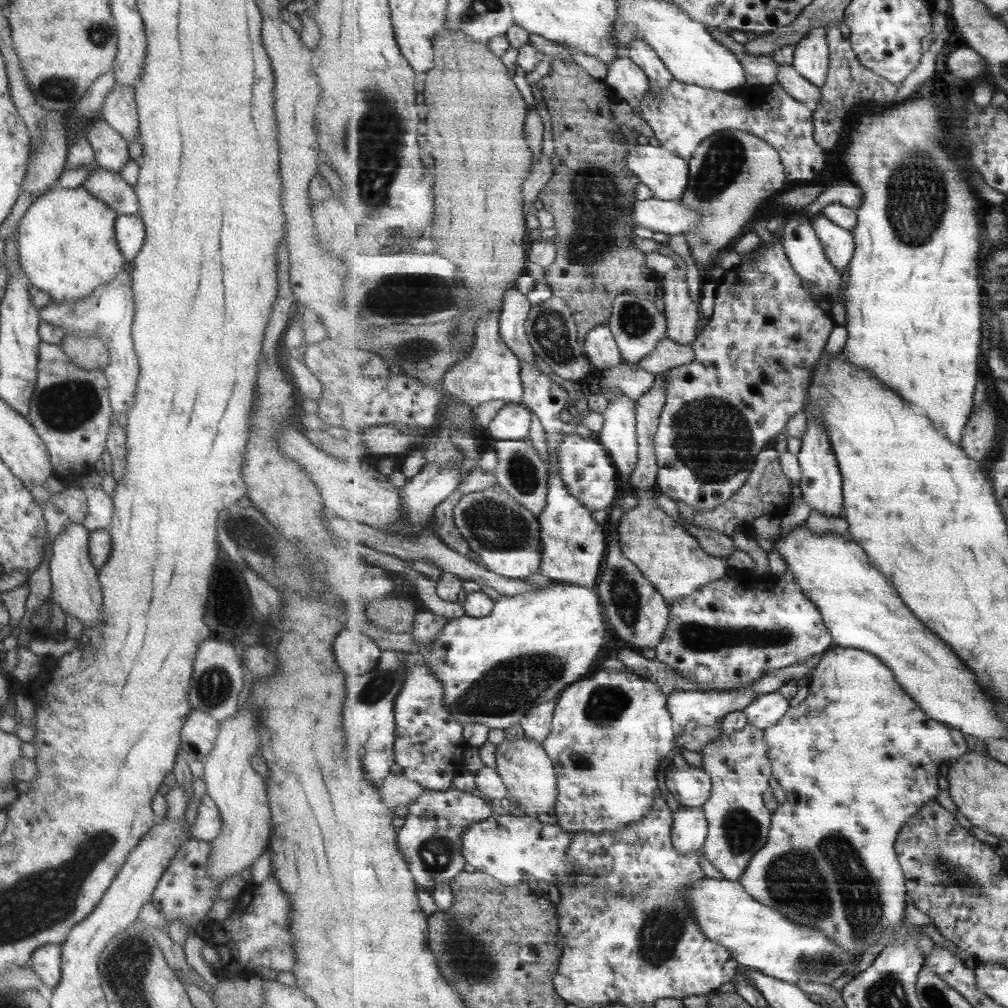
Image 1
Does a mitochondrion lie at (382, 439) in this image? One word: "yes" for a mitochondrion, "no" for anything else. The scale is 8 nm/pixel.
no

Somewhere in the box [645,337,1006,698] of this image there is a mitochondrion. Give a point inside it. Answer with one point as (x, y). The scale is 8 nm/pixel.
(687, 431)

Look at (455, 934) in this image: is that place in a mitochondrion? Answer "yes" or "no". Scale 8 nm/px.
yes

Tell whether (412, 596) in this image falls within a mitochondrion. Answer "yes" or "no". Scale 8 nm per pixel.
no

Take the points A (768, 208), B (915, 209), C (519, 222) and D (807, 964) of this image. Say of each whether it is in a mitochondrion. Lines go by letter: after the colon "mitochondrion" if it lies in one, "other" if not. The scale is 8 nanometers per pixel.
A: other
B: mitochondrion
C: other
D: mitochondrion

